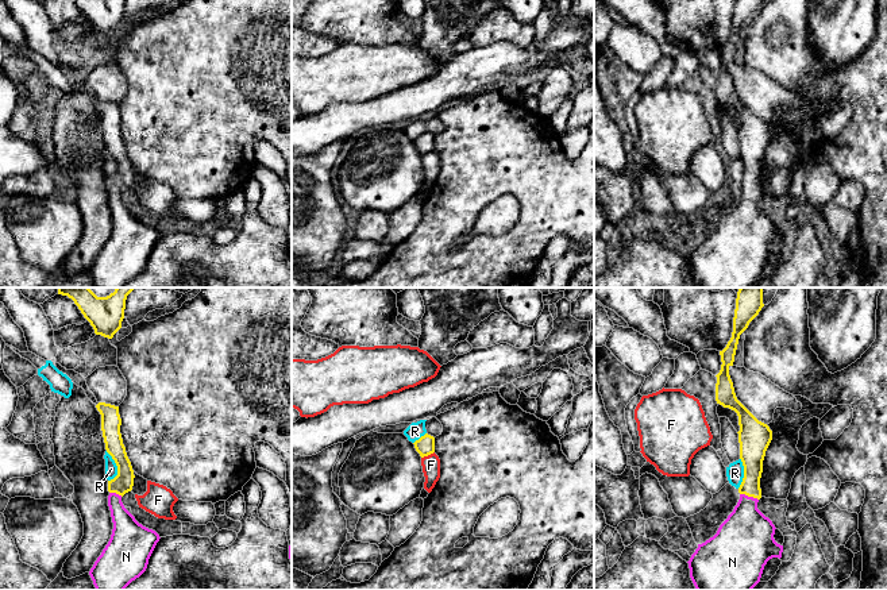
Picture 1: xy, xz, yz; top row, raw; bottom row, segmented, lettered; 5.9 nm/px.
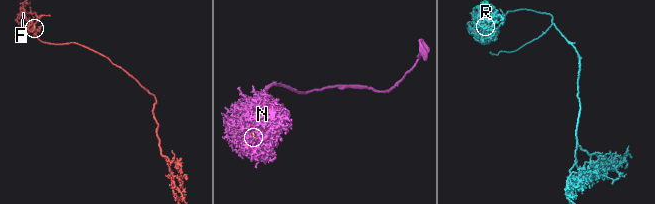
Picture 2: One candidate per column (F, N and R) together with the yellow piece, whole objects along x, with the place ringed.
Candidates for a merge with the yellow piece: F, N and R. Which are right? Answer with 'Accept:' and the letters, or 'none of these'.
Accept: N

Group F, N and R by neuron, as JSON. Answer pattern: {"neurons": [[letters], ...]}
{"neurons": [["F"], ["N"], ["R"]]}

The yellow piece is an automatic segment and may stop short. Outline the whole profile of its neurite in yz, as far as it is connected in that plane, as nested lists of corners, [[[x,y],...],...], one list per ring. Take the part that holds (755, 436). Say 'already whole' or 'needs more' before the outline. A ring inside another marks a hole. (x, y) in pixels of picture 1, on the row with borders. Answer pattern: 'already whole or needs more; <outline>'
needs more; [[[763,288],[738,289],[732,338],[720,351],[722,365],[716,375],[716,401],[738,416],[737,433],[744,478],[733,512],[713,537],[698,544],[687,562],[697,590],[752,590],[760,582],[767,562],[772,558],[780,559],[783,552],[783,545],[774,539],[775,525],[757,509],[761,498],[763,460],[772,440],[772,431],[737,400],[729,375],[740,335],[763,306]]]

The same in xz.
already whole; [[[428,433],[421,436],[413,444],[421,458],[428,456],[435,452],[435,437]]]

